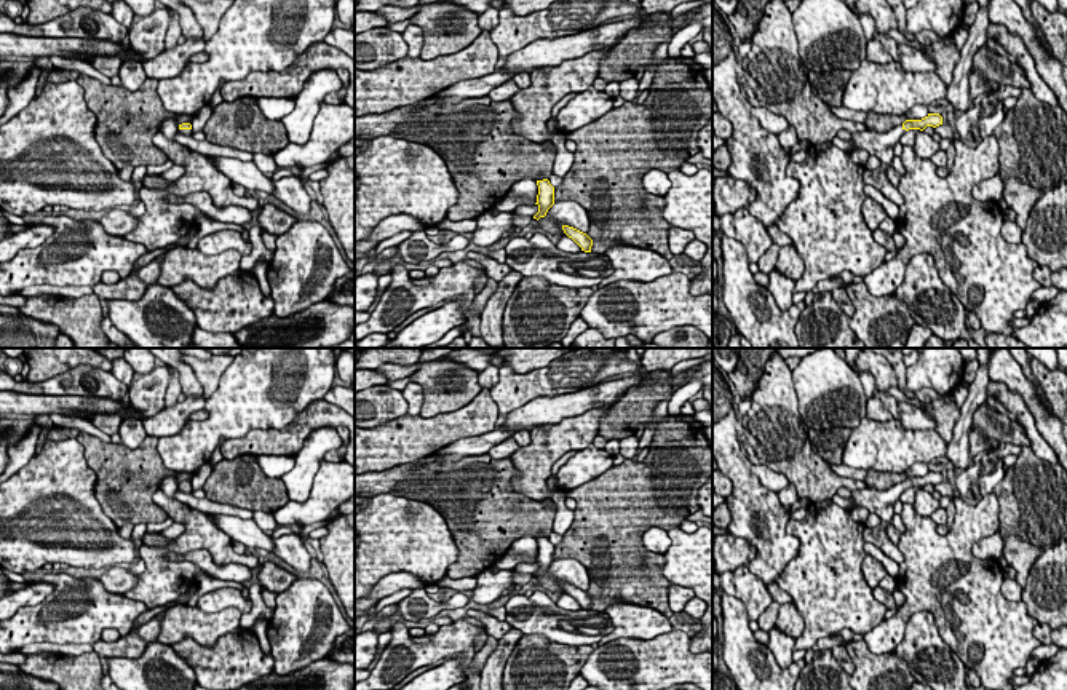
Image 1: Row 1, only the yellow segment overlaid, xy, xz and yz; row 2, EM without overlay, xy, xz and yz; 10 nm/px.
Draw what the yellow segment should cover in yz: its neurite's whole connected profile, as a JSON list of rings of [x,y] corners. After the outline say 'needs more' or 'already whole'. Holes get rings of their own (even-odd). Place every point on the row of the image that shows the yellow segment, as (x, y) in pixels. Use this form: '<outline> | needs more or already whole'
[[[928,113],[922,120],[906,120],[902,125],[890,129],[888,133],[875,133],[869,129],[851,133],[851,142],[856,145],[856,149],[866,150],[869,155],[875,155],[882,161],[877,169],[864,169],[864,184],[875,187],[883,196],[901,206],[904,198],[887,177],[887,168],[891,165],[894,157],[893,149],[906,131],[923,131],[926,126],[936,128],[939,125],[942,125],[942,117],[939,113]]] | needs more

